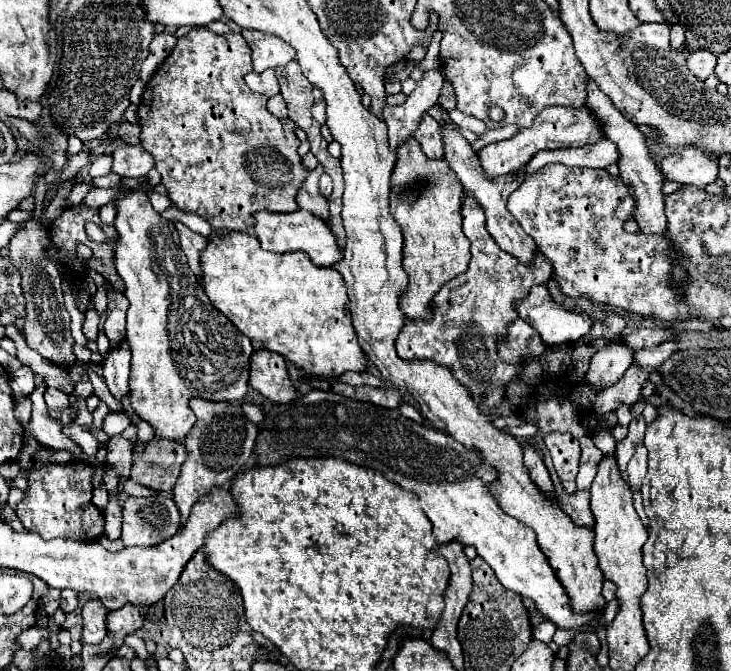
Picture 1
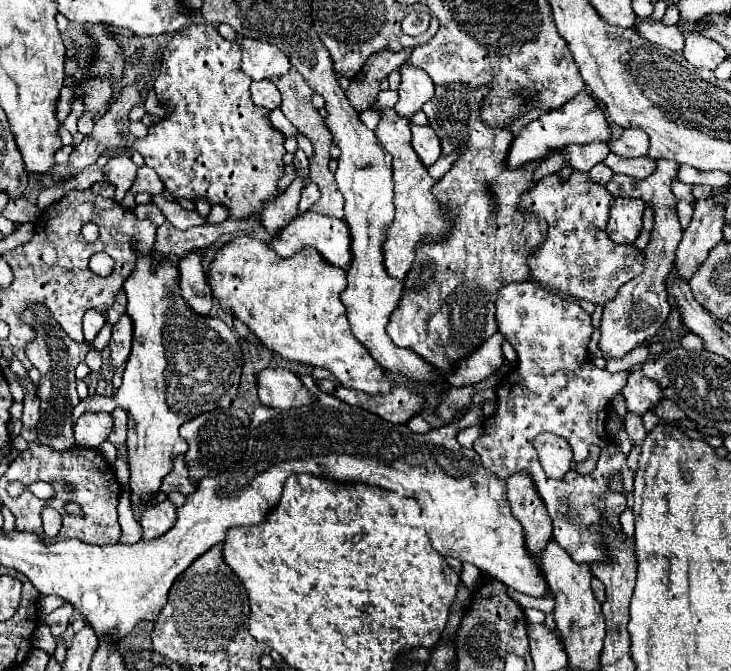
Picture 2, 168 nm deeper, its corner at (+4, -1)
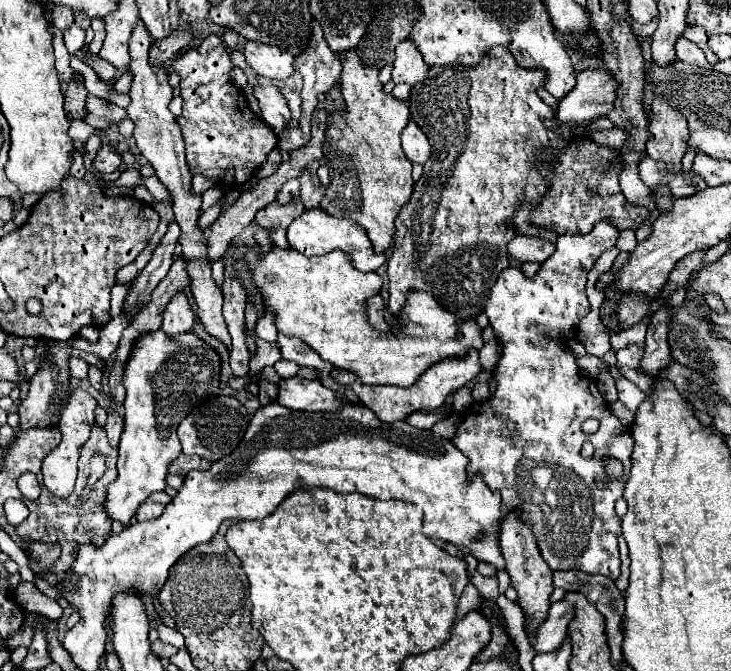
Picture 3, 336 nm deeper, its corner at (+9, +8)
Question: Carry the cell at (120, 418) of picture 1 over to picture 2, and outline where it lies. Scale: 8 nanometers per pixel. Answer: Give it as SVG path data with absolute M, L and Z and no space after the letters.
M85 413L75 423L75 441L81 447L99 449L113 431L113 417L109 413Z

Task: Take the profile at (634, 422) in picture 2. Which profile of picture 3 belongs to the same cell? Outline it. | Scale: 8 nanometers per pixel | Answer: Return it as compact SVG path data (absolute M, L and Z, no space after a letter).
M624 376L616 380L616 388L618 388L620 402L624 406L628 406L628 410L632 410L632 412L636 412L640 402L644 402L644 398L646 398L646 394L636 384L632 384L628 378L624 378Z

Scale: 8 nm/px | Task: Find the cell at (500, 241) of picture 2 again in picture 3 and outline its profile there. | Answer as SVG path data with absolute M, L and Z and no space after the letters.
M492 46L484 56L482 60L476 64L476 66L460 66L460 64L446 64L446 66L436 66L436 68L430 68L428 70L428 76L420 82L420 84L414 84L412 86L412 92L410 92L410 112L412 112L412 120L420 126L422 132L426 132L428 136L428 142L432 146L432 154L428 158L428 162L424 164L424 174L422 178L414 184L414 192L412 192L412 198L408 200L408 204L400 210L398 218L396 218L396 234L394 234L394 246L392 246L392 256L390 256L390 262L388 262L388 280L390 280L390 312L396 314L402 304L404 304L404 298L410 290L424 290L424 292L432 292L436 296L436 300L440 304L444 304L450 312L454 312L458 318L462 320L468 320L468 318L476 318L482 310L484 310L484 304L486 300L490 298L490 290L492 286L496 284L496 278L498 274L508 268L508 242L516 236L514 228L510 226L512 222L512 216L514 216L514 210L516 206L520 204L520 200L526 200L526 202L538 202L540 196L544 194L546 186L544 186L544 180L538 172L538 168L530 162L532 156L534 156L534 150L544 150L544 148L556 148L556 150L562 150L570 136L572 136L571 128L568 125L561 125L557 130L548 130L544 126L544 120L552 119L554 117L554 110L544 104L538 94L536 94L536 88L542 86L544 82L544 70L538 70L538 68L522 68L516 64L514 56L510 54L510 50L506 46Z

